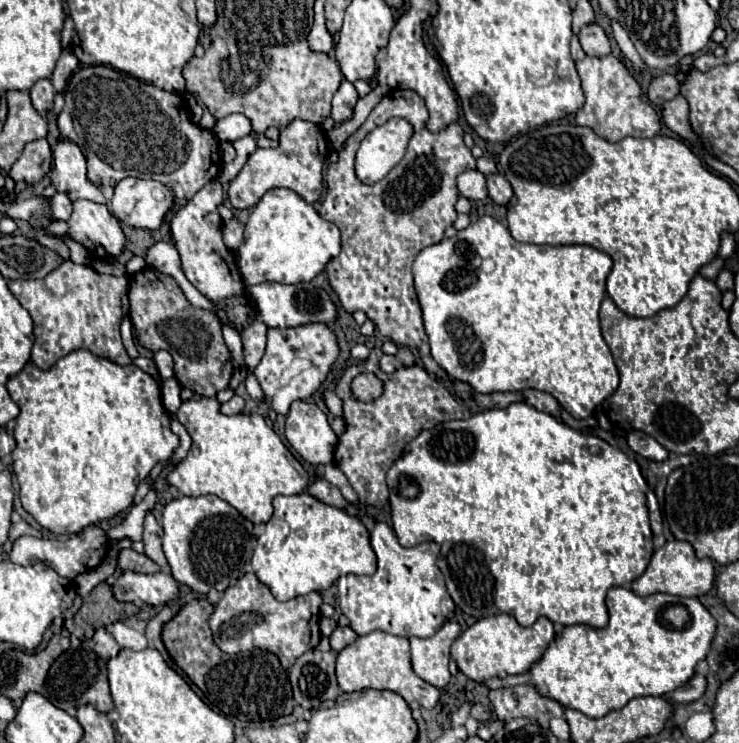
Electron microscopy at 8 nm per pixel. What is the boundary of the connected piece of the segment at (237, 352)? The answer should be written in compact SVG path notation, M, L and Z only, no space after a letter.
M223 324L223 338L225 338L225 344L227 344L229 350L231 350L235 368L237 368L237 370L243 368L243 366L245 366L245 358L243 358L243 344L241 344L241 336L239 336L239 332L237 332L235 328Z

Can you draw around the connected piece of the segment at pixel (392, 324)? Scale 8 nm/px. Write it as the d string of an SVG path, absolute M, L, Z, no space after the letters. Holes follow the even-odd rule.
M395 90L395 92L389 92L387 96L383 96L381 102L369 114L369 118L363 122L363 126L353 136L349 136L349 140L345 142L345 148L339 152L339 162L327 166L327 178L325 178L327 180L327 196L323 198L323 204L321 204L321 216L325 220L337 224L337 228L341 230L341 252L325 268L329 282L331 282L331 288L339 296L341 306L347 312L363 310L367 314L367 318L371 318L375 322L381 336L391 338L397 346L407 346L407 348L417 350L421 354L425 370L429 374L435 374L437 362L433 360L433 356L429 352L429 340L427 340L427 334L423 328L421 306L419 306L415 284L413 284L411 264L423 248L441 242L445 228L455 222L455 218L457 218L455 202L459 196L455 180L461 172L475 168L475 158L473 158L471 150L463 144L463 128L459 124L453 122L443 130L429 132L427 120L429 120L427 106L417 92ZM389 118L403 118L413 126L413 136L411 136L411 142L407 146L407 154L387 174L387 178L375 182L373 186L363 184L357 178L355 164L353 164L357 148L359 148L361 140L375 126L385 124Z

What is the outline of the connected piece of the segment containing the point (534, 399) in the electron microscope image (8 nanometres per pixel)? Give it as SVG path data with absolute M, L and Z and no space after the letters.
M525 390L523 396L525 396L525 402L529 402L531 406L535 406L537 410L541 410L541 412L545 412L545 414L551 414L551 416L555 416L557 420L563 422L563 418L561 418L561 412L563 412L563 410L561 410L559 402L557 402L553 396L549 396L547 392Z

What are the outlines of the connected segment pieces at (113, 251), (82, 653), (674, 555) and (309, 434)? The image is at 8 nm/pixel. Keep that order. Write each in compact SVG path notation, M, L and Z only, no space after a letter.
M77 200L73 204L69 226L71 230L67 236L79 244L91 242L95 258L115 258L119 252L123 252L125 236L119 220L111 214L107 204Z
M105 628L95 630L93 638L87 644L83 642L81 648L77 650L71 648L63 652L51 664L41 694L61 710L75 710L81 704L93 704L99 712L109 712L113 708L113 700L107 682L107 660L113 658L119 650L121 646L113 640L113 636Z
M667 542L661 548L655 550L651 564L647 566L647 570L633 580L631 590L639 596L649 596L655 592L667 592L667 594L675 594L675 596L701 596L707 594L713 586L713 578L715 578L715 570L713 570L713 562L709 558L697 558L693 552L693 546L689 542Z
M297 400L291 404L285 436L305 462L319 466L333 460L337 436L331 430L327 416L313 402Z

